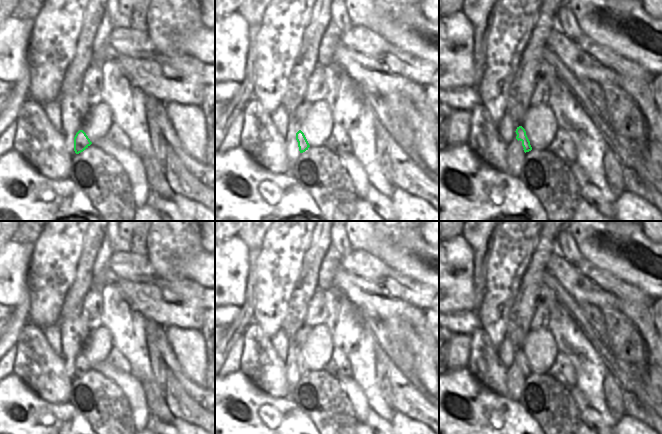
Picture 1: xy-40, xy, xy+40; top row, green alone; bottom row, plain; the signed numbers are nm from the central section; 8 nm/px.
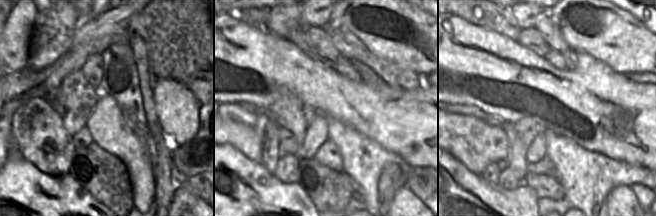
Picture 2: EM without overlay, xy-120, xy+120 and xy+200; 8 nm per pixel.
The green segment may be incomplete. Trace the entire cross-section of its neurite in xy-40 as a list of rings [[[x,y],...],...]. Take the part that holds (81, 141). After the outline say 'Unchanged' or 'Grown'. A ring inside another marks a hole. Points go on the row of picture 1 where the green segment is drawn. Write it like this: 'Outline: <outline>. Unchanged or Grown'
Outline: [[[79,130],[74,137],[74,151],[79,154],[86,150],[92,142],[83,130]]]. Unchanged

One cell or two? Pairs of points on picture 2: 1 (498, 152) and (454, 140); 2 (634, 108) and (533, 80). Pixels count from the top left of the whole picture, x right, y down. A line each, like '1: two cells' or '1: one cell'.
1: one cell
2: one cell

